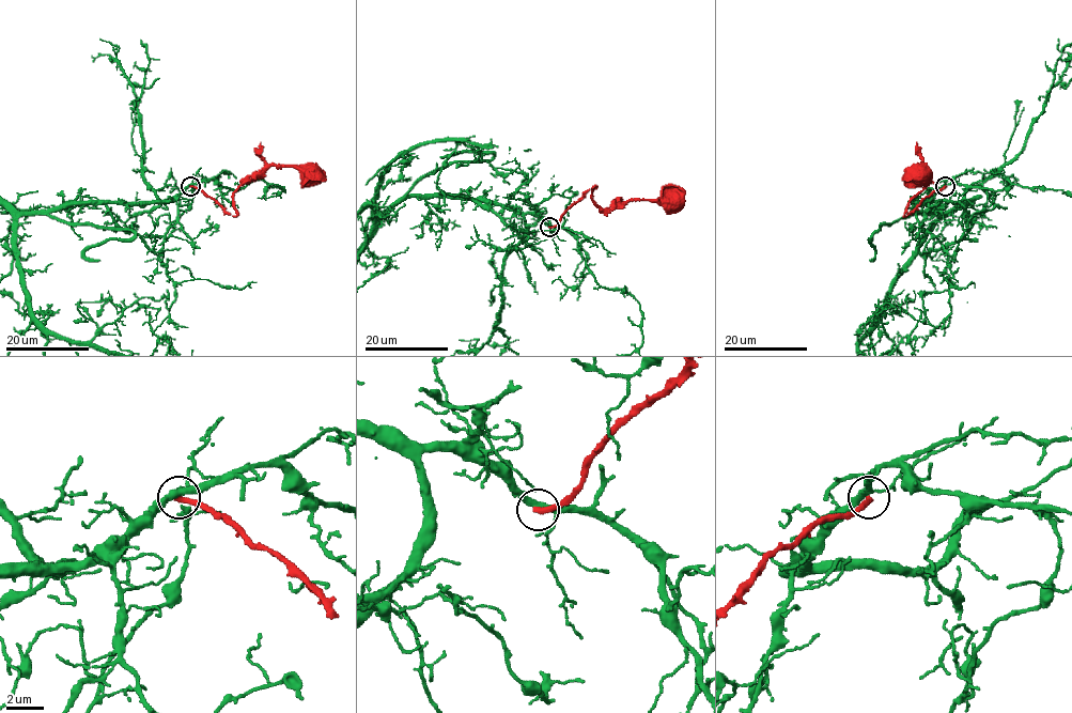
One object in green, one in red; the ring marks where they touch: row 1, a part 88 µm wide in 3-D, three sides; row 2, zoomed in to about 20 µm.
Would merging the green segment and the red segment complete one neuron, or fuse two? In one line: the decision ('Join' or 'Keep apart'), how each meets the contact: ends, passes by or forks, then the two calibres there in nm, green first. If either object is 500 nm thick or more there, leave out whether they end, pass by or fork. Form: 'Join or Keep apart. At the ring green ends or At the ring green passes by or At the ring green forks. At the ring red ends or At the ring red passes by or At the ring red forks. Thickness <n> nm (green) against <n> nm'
Keep apart. At the ring green forks. At the ring red ends. Thickness 320 nm (green) against 320 nm

